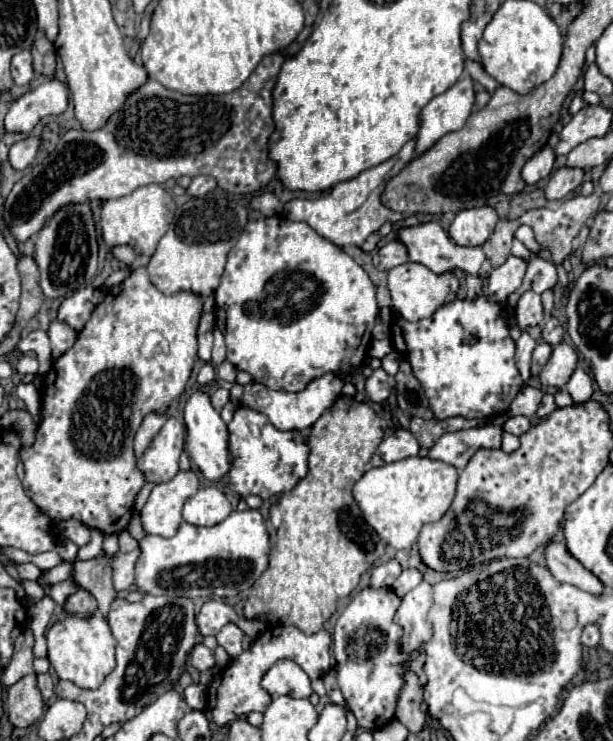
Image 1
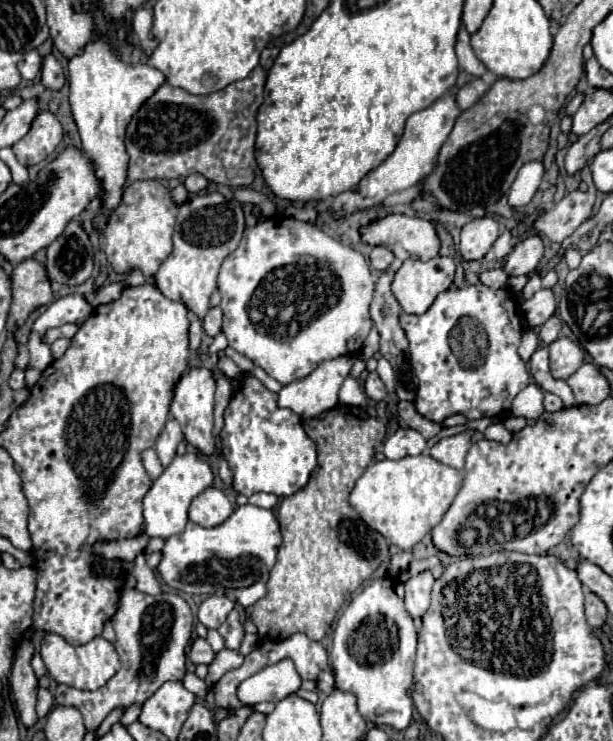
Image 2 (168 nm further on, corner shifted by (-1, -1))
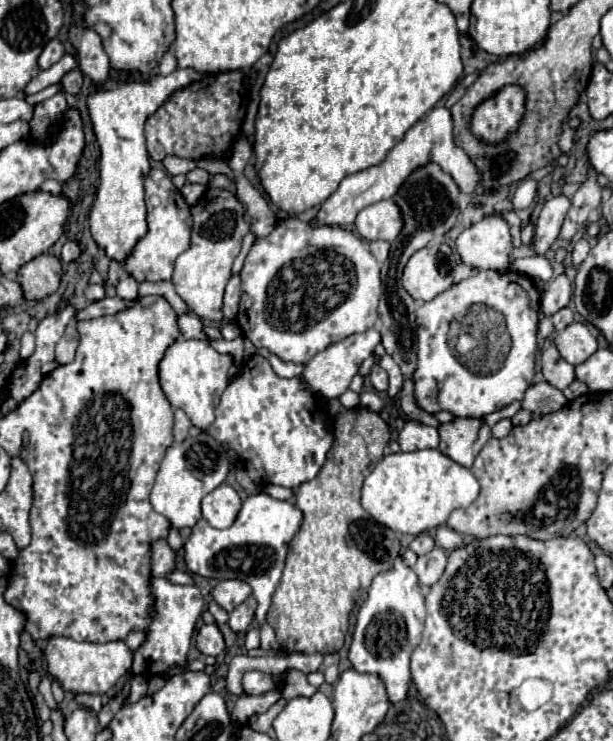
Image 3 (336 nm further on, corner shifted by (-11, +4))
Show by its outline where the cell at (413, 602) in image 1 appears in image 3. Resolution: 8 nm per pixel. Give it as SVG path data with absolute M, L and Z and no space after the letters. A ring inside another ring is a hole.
M435 545L429 553L417 557L417 563L413 565L413 571L417 573L417 577L419 577L419 581L421 581L423 585L431 587L431 585L435 585L435 583L439 581L439 577L443 575L445 563L447 563L445 551Z

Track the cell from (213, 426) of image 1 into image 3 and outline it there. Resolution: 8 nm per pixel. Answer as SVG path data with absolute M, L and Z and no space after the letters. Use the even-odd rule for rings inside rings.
M177 339L173 341L163 359L159 361L159 383L173 409L183 409L191 423L199 429L207 429L215 419L215 407L219 395L229 383L229 367L233 365L231 355L217 353L207 339Z

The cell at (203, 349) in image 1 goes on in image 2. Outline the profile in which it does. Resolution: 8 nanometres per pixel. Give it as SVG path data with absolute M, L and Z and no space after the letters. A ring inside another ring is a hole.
M211 308L203 318L203 328L207 336L215 336L221 330L221 308Z

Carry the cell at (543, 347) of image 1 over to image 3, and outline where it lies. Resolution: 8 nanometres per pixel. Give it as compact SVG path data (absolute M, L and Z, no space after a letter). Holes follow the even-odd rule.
M549 345L543 351L541 357L541 365L543 365L543 377L547 383L551 383L557 389L565 389L567 385L571 385L575 381L575 367L571 363L567 363L555 345Z

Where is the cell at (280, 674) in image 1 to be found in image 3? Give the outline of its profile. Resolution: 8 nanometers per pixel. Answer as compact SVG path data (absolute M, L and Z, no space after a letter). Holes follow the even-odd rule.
M247 671L243 675L243 691L247 695L263 695L277 685L279 679L275 679L273 675L263 675L261 671Z

